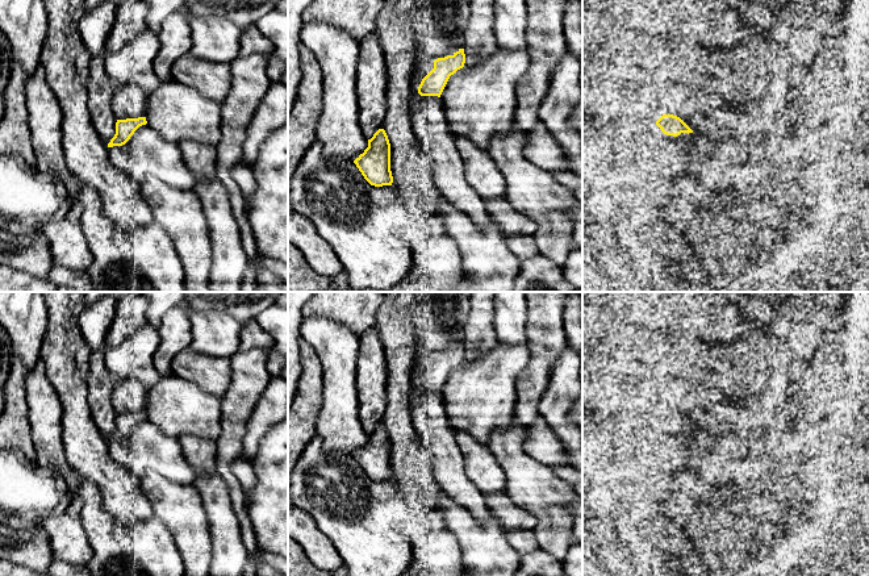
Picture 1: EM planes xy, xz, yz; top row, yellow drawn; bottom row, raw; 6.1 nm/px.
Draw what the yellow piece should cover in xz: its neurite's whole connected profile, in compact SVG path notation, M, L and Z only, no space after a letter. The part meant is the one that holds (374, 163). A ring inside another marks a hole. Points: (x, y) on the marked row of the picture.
M379 129L373 137L368 139L368 147L354 163L371 185L392 185L390 143L384 129Z

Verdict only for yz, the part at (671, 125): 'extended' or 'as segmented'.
as segmented

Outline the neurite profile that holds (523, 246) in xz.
M518 235L507 239L510 250L521 259L528 259L539 254L534 235Z

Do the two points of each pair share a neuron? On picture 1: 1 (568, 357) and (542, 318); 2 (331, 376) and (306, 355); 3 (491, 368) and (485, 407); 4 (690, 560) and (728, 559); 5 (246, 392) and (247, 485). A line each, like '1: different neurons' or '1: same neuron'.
1: different neurons
2: different neurons
3: same neuron
4: different neurons
5: different neurons

